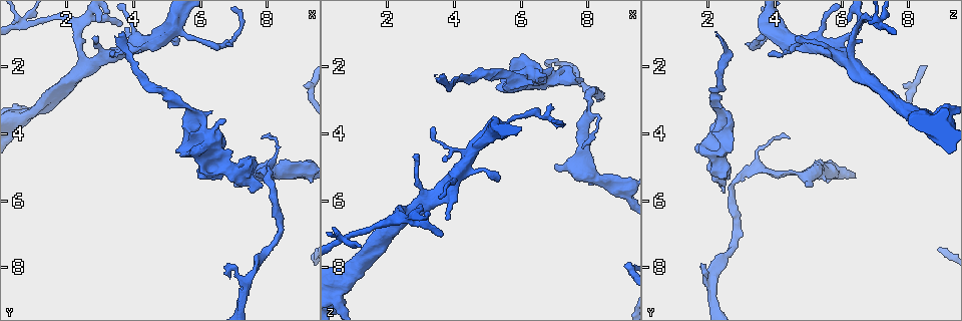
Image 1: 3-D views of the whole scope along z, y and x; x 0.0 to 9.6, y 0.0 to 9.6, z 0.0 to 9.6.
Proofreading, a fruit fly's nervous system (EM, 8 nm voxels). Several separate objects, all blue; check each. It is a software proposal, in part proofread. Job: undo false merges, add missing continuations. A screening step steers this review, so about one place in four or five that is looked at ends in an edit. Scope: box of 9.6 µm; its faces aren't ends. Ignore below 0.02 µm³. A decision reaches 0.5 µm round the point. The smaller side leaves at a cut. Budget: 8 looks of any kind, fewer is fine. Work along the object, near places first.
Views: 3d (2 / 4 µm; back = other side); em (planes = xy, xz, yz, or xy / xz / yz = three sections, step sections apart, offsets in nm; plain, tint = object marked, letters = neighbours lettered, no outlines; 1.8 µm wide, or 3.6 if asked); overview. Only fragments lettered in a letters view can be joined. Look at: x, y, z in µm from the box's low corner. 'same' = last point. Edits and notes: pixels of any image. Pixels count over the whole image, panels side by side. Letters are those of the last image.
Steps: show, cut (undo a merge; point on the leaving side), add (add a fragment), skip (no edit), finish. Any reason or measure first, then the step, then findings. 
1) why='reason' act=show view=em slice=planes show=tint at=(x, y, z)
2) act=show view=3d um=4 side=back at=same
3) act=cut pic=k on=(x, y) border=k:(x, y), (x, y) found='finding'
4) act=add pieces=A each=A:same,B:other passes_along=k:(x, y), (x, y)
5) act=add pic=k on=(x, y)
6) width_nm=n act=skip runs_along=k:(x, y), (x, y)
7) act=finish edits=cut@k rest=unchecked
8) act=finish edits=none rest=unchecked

why='branch point' act=show view=em slice=xz step=16 show=tint at=(6.95, 5.05, 2.20)

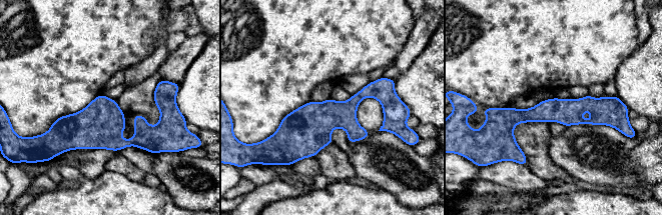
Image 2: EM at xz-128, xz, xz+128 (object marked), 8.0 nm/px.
why='cut it another way' act=show view=em slice=planes show=letters at=same

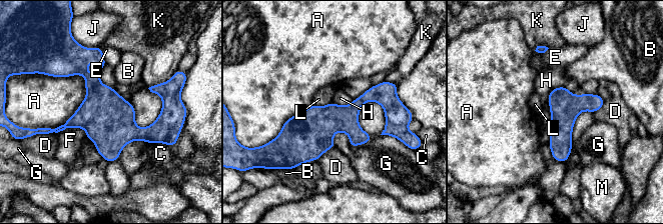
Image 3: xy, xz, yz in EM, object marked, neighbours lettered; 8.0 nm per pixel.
act=skip each=A:other,B:other,C:other,D:other,E:other,F:other,G:other,H:other,J:other,K:other,L:other,M:other border=3:(564, 85), (549, 93), (548, 128) found='one neuron here'

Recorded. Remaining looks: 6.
why='abrupt turn' act=show view=em slice=planes show=plain at=(5.65, 3.20, 2.40)

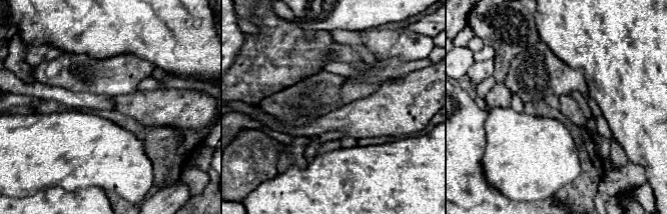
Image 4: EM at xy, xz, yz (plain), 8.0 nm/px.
act=show view=em slice=planes show=letters at=same

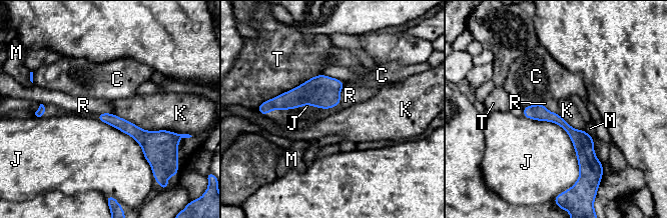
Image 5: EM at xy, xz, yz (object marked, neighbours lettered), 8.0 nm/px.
width_nm=100 act=skip each=C:other,J:other,K:other,M:other,R:other,T:other found='continuous, no second neuron'

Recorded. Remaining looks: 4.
why='branch stops here' act=show view=3d um=2 at=(6.95, 5.50, 4.90)

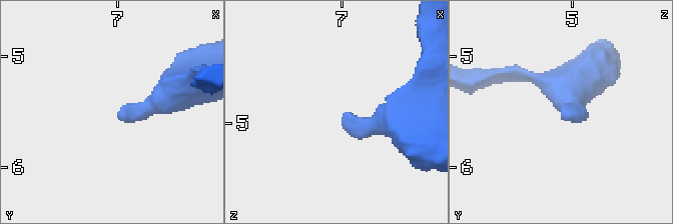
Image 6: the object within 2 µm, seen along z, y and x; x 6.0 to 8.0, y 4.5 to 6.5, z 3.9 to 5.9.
act=show view=em slice=xz step=4 show=letters at=(7.00, 5.54, 4.98)

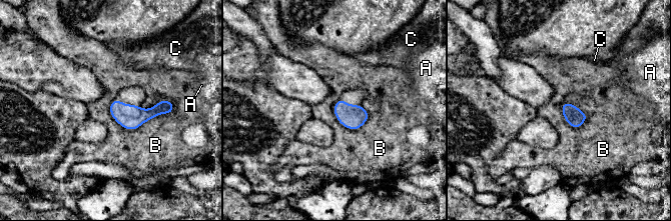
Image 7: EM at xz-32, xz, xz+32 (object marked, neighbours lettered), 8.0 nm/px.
longest_contact=B:320nm act=skip each=A:other,B:other,C:other border=7:(339, 99), (344, 126), (369, 119) found='none of them fits'

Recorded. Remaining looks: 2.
act=finish edits=none rest=unchecked

